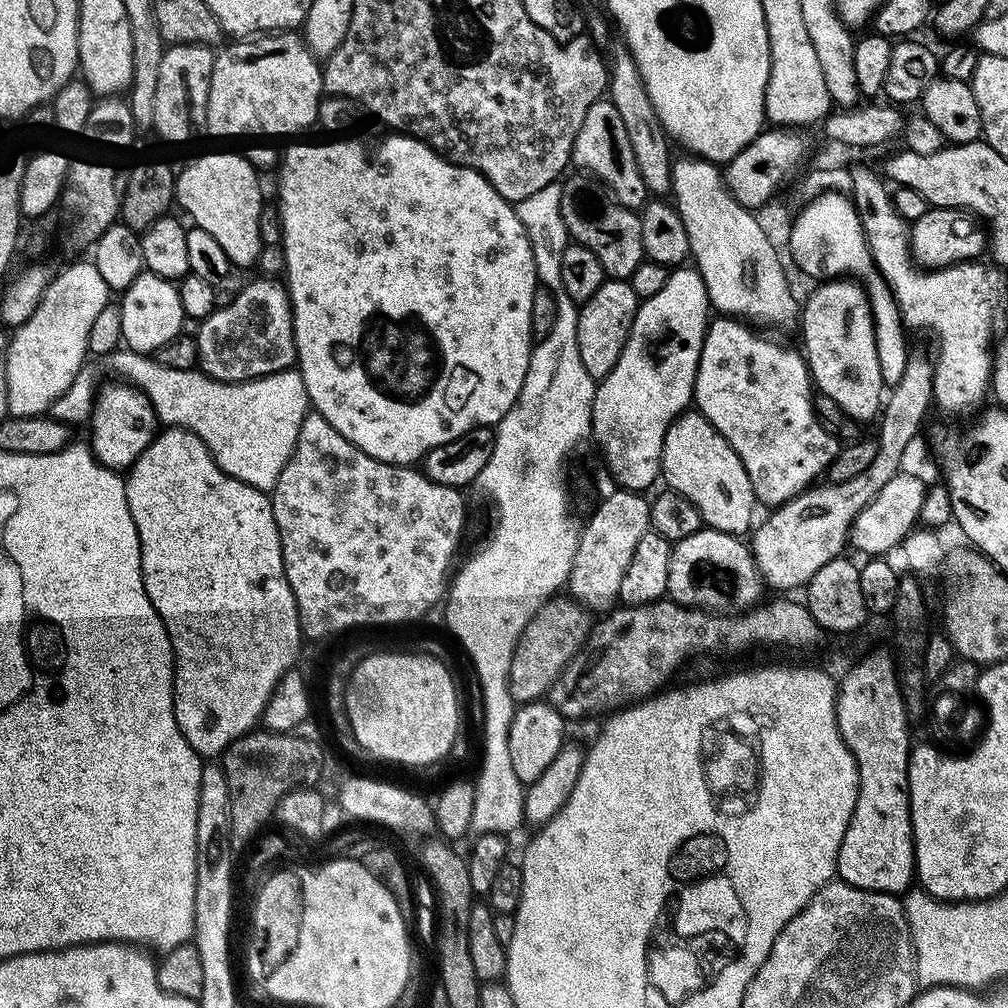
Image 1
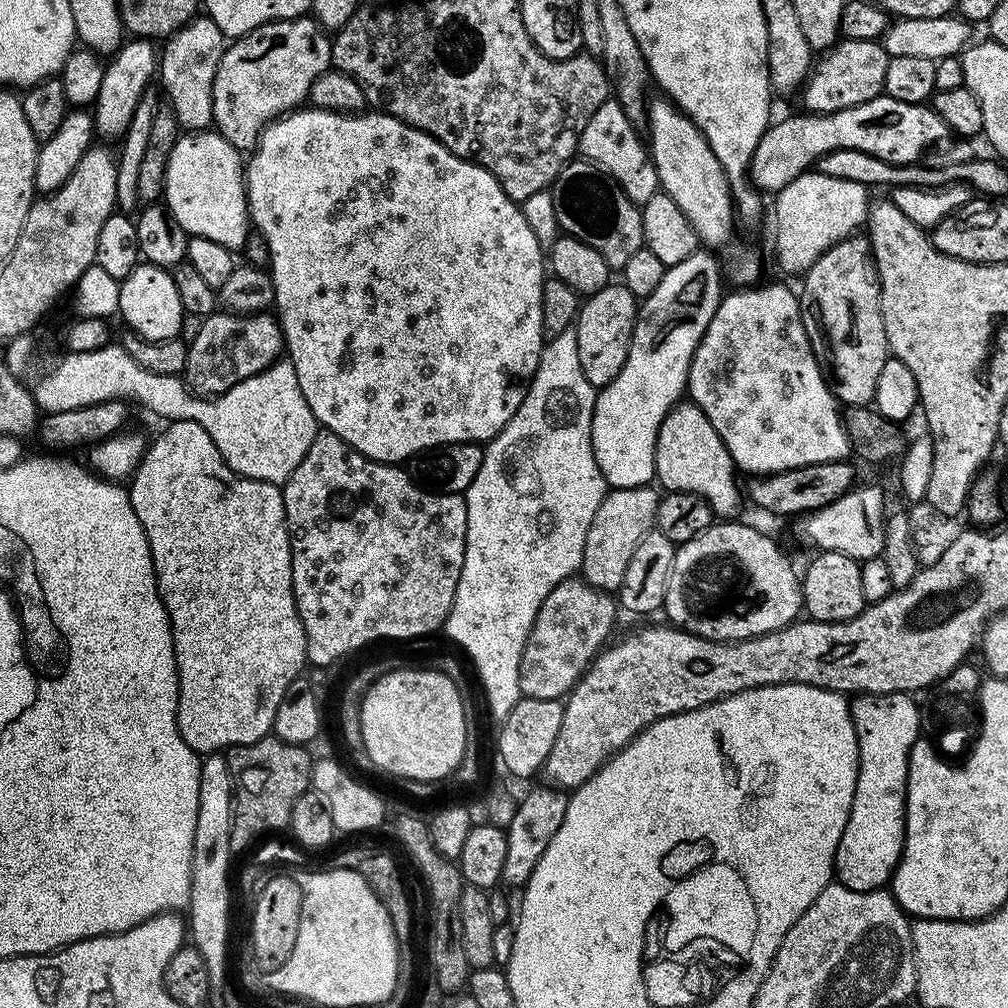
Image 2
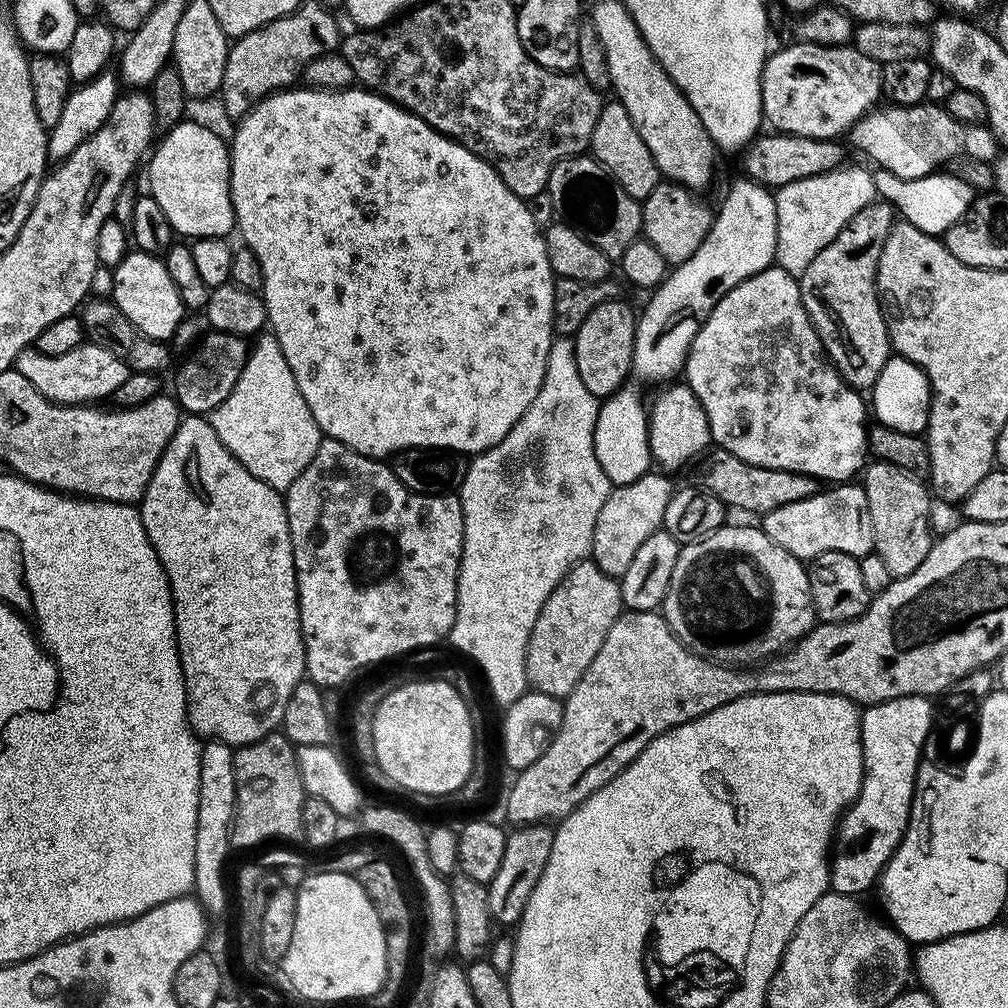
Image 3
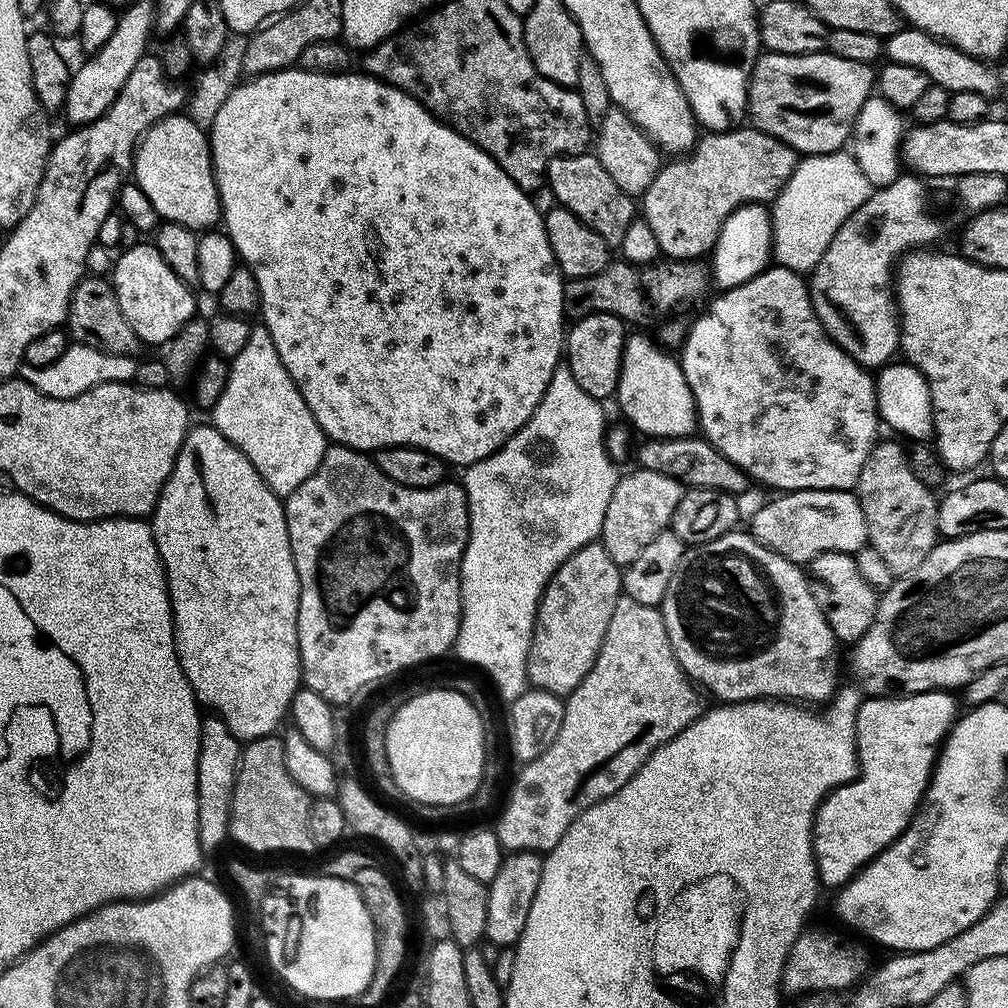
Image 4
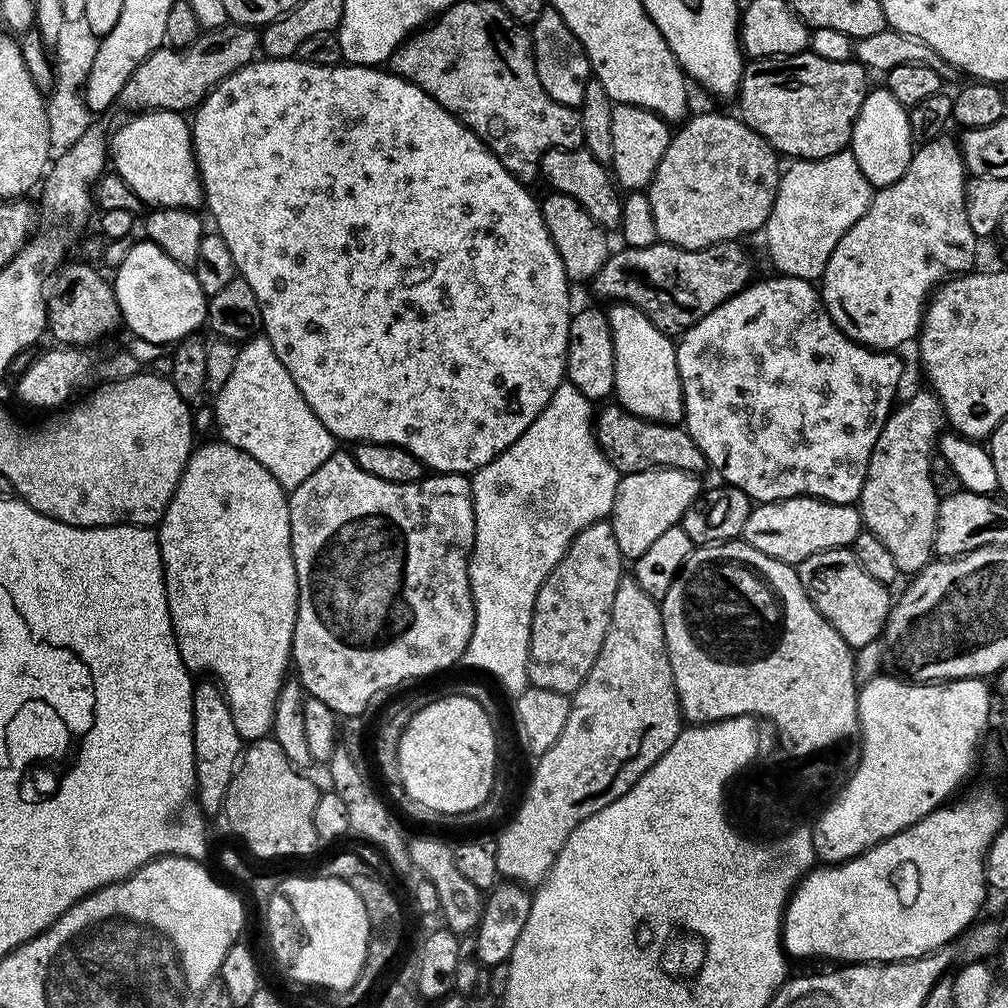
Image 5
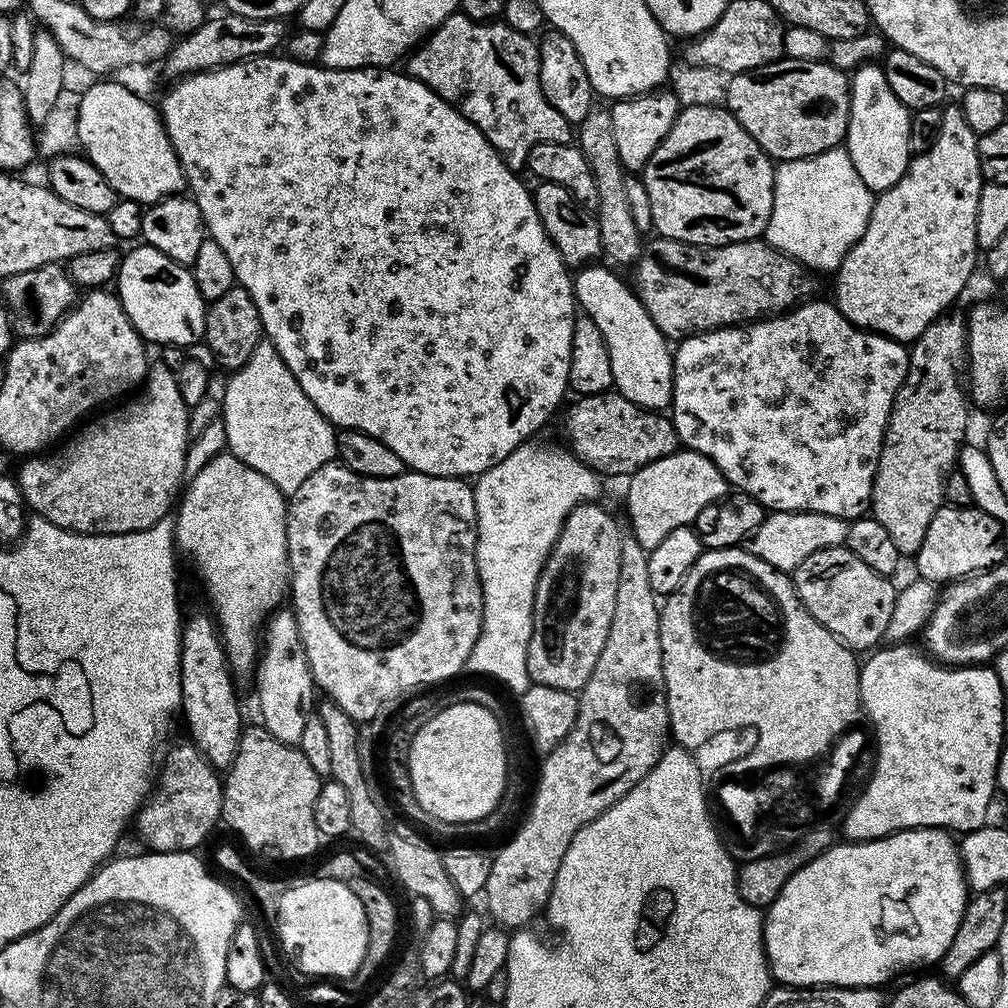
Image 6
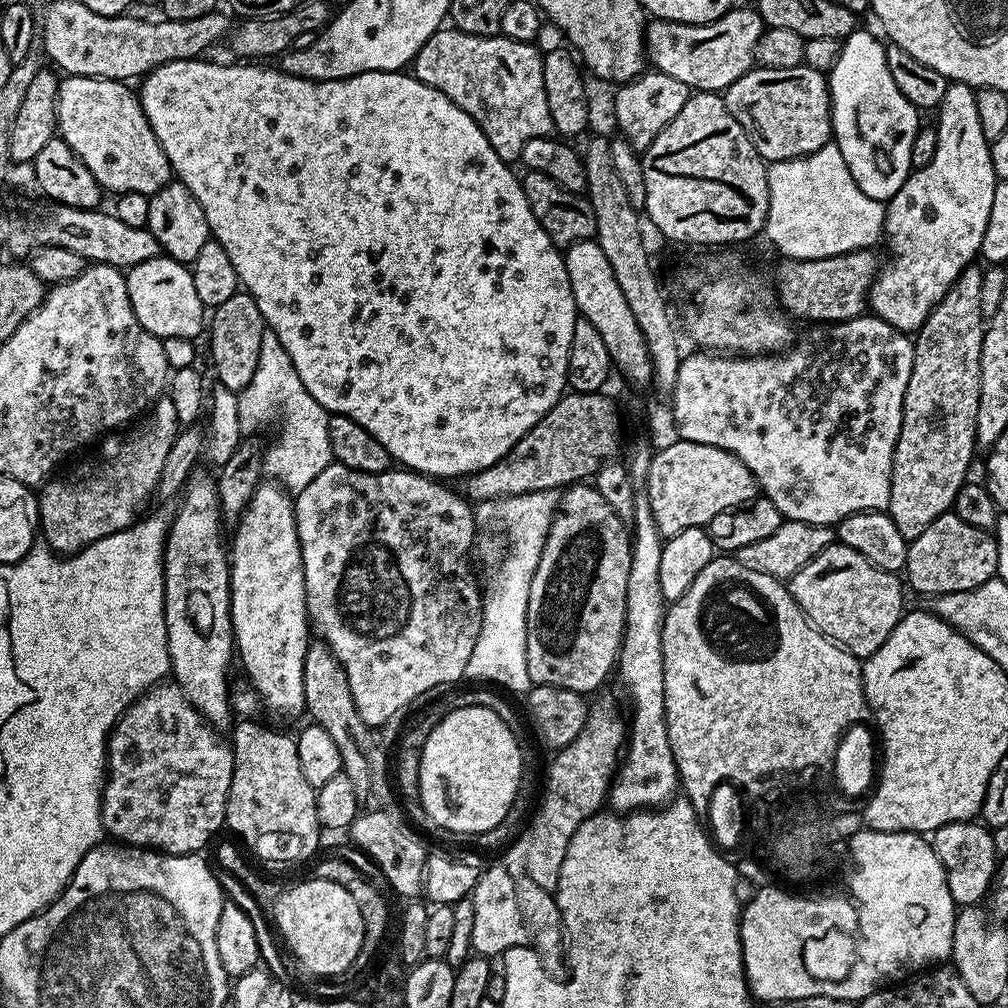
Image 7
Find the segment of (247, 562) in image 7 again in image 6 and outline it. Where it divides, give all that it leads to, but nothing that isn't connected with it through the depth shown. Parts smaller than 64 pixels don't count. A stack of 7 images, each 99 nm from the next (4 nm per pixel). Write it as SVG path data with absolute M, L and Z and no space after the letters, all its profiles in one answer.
M284 611L271 613L262 628L262 647L254 672L256 700L260 703L260 716L264 719L261 720L262 727L270 730L270 734L282 742L299 745L302 729L306 727L309 716L313 715L318 689L306 662L306 646L302 646L302 638L298 634L295 611Z

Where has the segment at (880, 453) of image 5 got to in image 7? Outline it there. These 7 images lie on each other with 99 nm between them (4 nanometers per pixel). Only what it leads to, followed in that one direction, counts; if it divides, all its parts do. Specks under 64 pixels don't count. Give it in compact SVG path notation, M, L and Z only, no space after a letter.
M971 266L961 272L950 290L934 306L926 322L915 333L912 349L914 366L910 382L906 386L906 398L902 406L902 430L894 450L892 481L887 514L898 526L902 538L911 542L934 522L943 512L956 503L960 487L969 479L968 467L972 464L972 451L977 451L976 423L978 422L978 394L980 393L980 355L986 321L981 311L979 294L982 289L983 271Z

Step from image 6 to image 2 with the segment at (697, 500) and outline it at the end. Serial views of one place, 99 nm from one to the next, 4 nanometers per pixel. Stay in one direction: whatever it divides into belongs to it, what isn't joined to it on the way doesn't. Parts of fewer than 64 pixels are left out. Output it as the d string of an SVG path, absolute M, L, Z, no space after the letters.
M652 486L613 488L605 495L602 506L598 506L598 514L594 514L594 522L590 522L590 534L586 534L586 546L582 550L579 571L583 580L603 592L619 593L622 578L626 575L626 566L630 563L630 557L633 556L634 550L638 547L638 542L642 542L646 533L653 531L660 498L661 493Z

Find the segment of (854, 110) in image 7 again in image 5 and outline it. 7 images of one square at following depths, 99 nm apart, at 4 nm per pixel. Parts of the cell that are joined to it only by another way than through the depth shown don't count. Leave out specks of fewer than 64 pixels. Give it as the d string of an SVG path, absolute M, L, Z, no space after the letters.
M873 87L869 91L852 127L850 150L873 189L882 189L902 178L908 163L912 161L914 141L910 134L908 108L896 97L891 87Z

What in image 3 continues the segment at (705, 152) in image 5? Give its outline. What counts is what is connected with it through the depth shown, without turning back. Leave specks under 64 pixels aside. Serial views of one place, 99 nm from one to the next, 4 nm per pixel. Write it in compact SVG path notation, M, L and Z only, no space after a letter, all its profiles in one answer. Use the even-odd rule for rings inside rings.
M771 134L772 136L757 135L756 139L748 145L744 156L744 168L749 177L757 184L778 190L790 182L805 180L823 172L829 172L841 167L845 163L844 148L839 139L815 140L801 136L787 134ZM662 182L654 190L654 194L650 194L650 198L642 201L643 239L649 240L670 266L686 263L694 250L702 246L712 225L713 209L708 209L696 196L699 195L683 184Z

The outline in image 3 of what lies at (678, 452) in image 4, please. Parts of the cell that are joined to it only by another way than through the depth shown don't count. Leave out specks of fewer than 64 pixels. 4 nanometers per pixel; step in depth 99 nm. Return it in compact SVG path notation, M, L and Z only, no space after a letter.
M716 448L707 457L706 470L701 485L712 491L725 507L734 507L757 516L763 516L779 506L789 505L790 502L802 501L812 497L820 490L820 482L813 476L798 474L786 470L774 470L770 467L754 466L743 462L733 452Z

